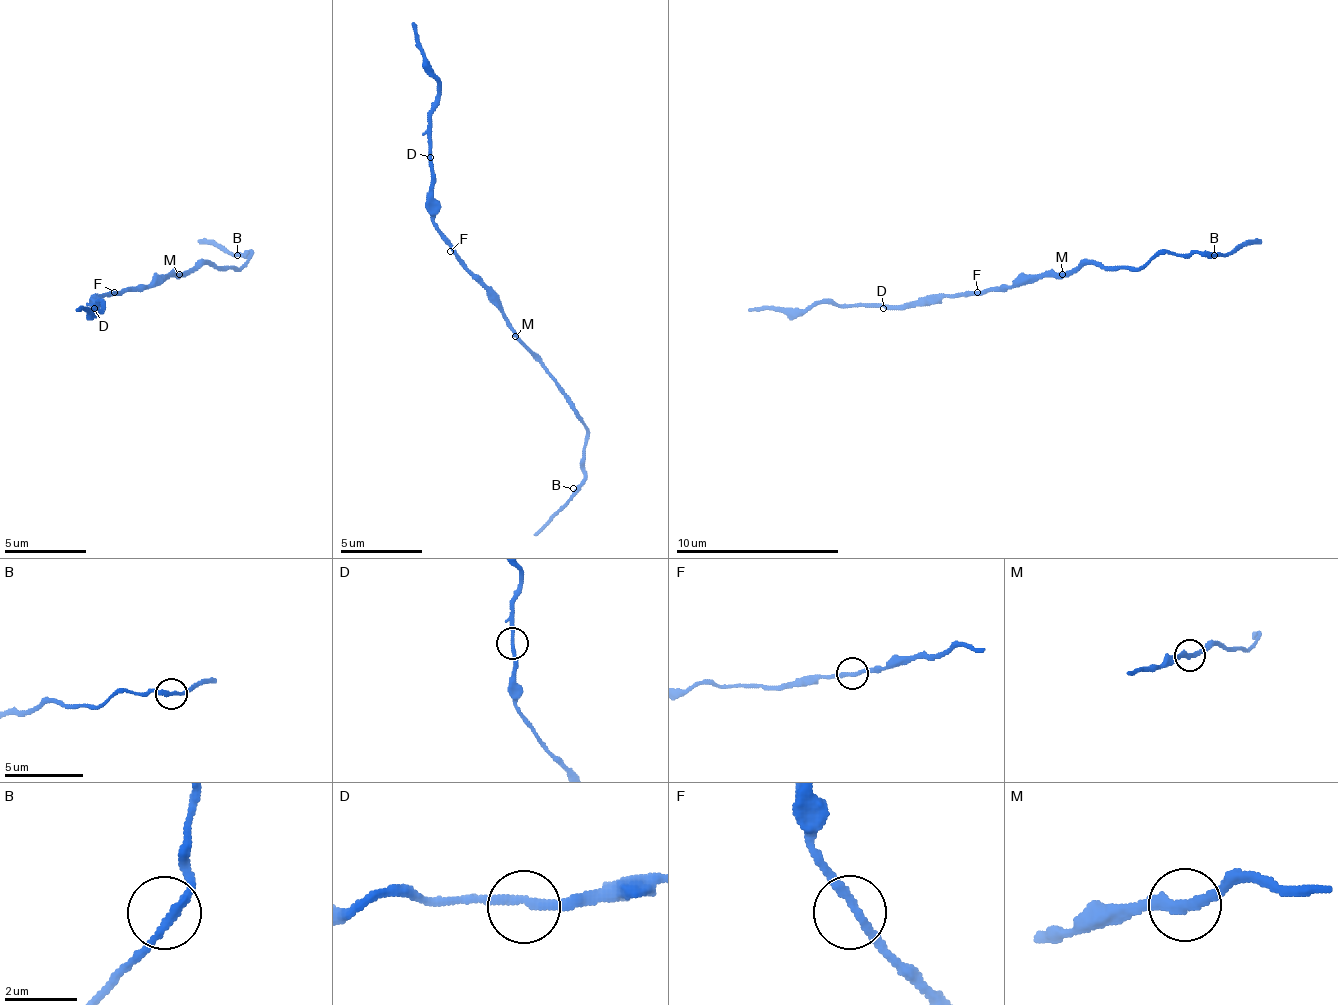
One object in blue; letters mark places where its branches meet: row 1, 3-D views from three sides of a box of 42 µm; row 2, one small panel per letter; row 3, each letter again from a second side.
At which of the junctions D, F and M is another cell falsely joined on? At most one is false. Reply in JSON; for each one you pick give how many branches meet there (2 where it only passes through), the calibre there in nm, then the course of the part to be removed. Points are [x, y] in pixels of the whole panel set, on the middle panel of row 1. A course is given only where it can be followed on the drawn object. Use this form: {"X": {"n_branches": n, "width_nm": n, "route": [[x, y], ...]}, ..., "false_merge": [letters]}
{"false_merge": []}

